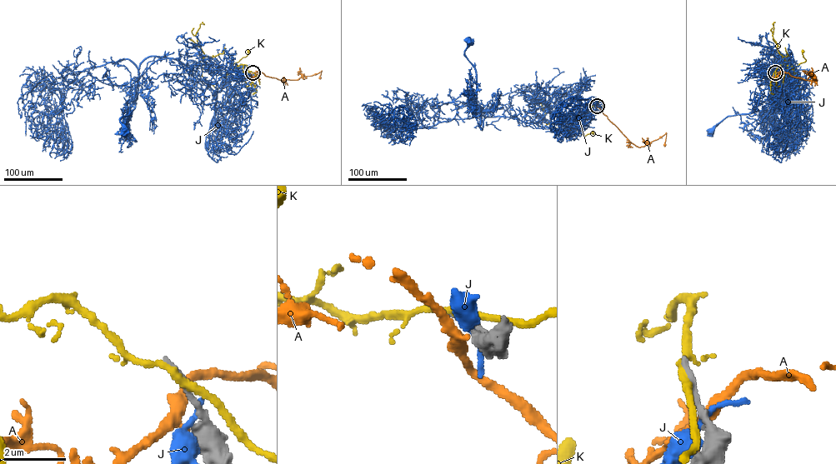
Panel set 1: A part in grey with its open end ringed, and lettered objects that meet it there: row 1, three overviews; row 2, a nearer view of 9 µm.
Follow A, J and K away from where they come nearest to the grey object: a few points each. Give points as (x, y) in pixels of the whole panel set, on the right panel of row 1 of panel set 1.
A: (776, 73), (782, 72), (806, 80), (817, 80), (803, 71), (805, 71), (814, 77)
J: (776, 73), (773, 82), (780, 77), (798, 87), (786, 56), (798, 98), (773, 110), (728, 116), (710, 132)
K: (775, 72), (780, 65), (793, 68), (804, 62), (803, 51)

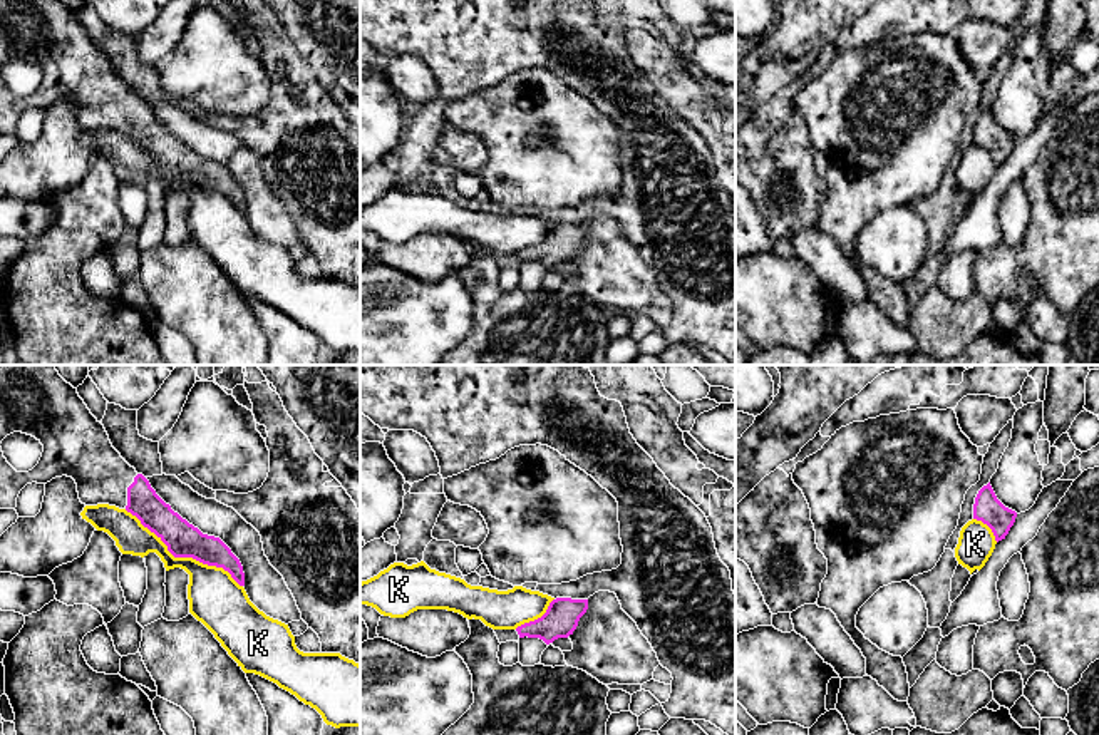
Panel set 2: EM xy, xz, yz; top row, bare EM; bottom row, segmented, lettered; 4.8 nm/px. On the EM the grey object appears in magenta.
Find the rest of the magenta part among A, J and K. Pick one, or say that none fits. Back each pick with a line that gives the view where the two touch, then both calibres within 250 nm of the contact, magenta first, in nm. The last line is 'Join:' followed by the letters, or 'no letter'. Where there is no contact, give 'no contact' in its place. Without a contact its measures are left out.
Join: no letter

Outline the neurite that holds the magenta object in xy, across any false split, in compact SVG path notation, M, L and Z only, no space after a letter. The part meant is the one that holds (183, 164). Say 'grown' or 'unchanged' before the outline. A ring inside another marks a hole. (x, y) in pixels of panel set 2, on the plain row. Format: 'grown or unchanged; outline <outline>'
grown; outline M0 0L0 69L13 57L35 62L44 70L44 77L32 95L17 97L0 72L0 134L15 134L17 122L27 109L47 109L67 100L75 105L82 129L126 134L154 157L174 182L193 182L223 193L240 211L245 211L243 191L231 174L219 162L203 159L156 119L149 105L112 72L104 50L90 39L77 13L60 0Z

